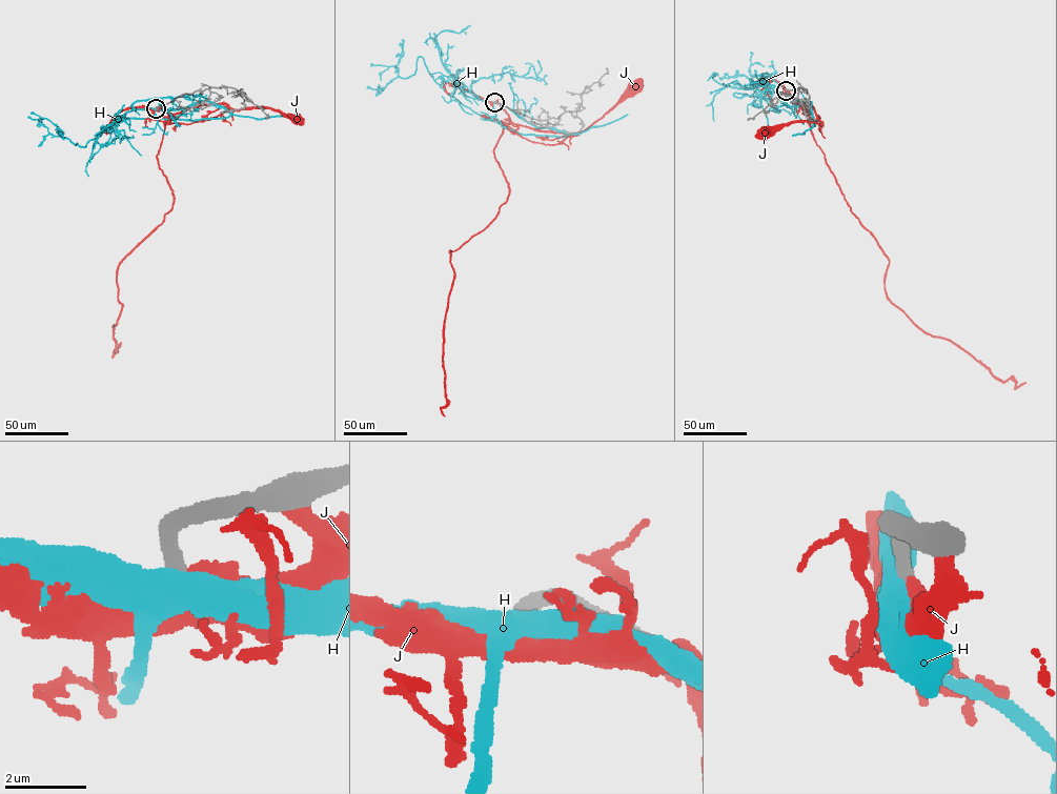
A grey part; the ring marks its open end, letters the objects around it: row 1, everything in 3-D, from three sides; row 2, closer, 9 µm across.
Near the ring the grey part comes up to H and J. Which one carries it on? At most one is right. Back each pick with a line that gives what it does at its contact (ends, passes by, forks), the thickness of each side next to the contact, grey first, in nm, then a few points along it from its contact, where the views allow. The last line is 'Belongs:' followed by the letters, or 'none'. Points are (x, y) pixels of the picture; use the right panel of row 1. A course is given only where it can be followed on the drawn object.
Belongs: none

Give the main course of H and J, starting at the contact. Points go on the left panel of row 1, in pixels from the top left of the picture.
H: (156, 108), (128, 110), (119, 117), (117, 125), (110, 124), (84, 147), (51, 134), (37, 120), (27, 116)
J: (156, 108), (174, 114), (191, 106), (226, 104), (236, 109), (264, 107), (287, 118), (298, 118)

